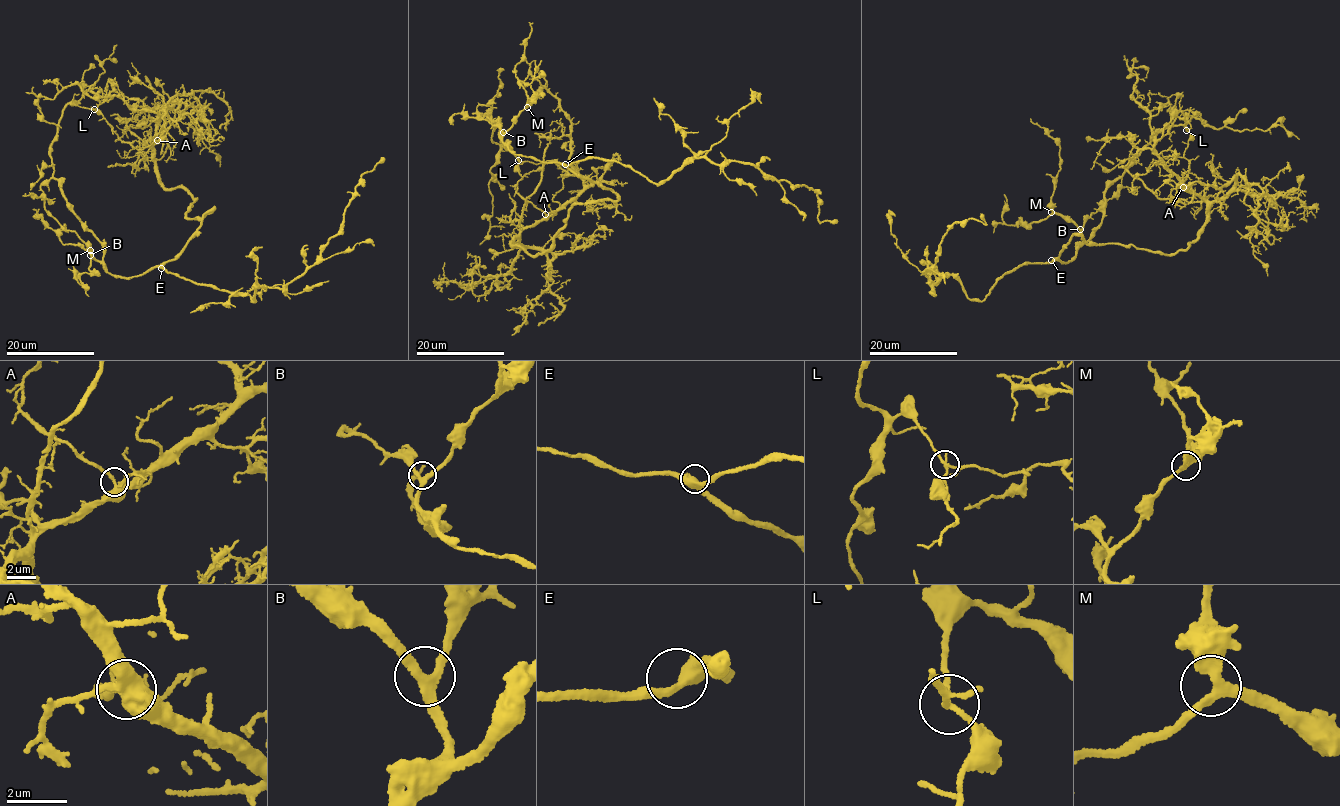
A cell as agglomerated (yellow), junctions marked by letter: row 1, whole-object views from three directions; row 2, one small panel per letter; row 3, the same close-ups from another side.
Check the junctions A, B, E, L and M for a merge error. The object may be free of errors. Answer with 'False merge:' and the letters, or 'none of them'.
False merge: none of them

